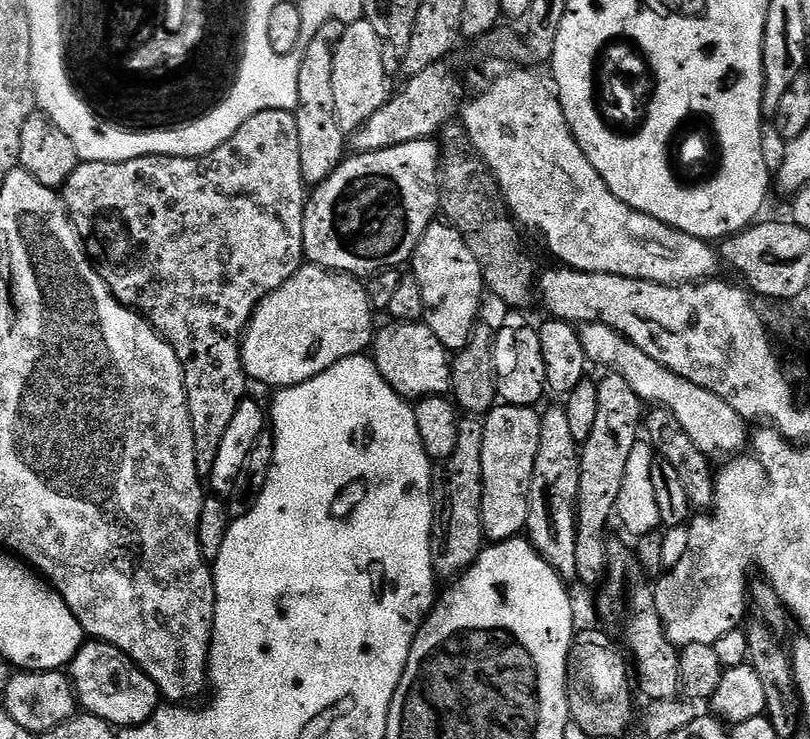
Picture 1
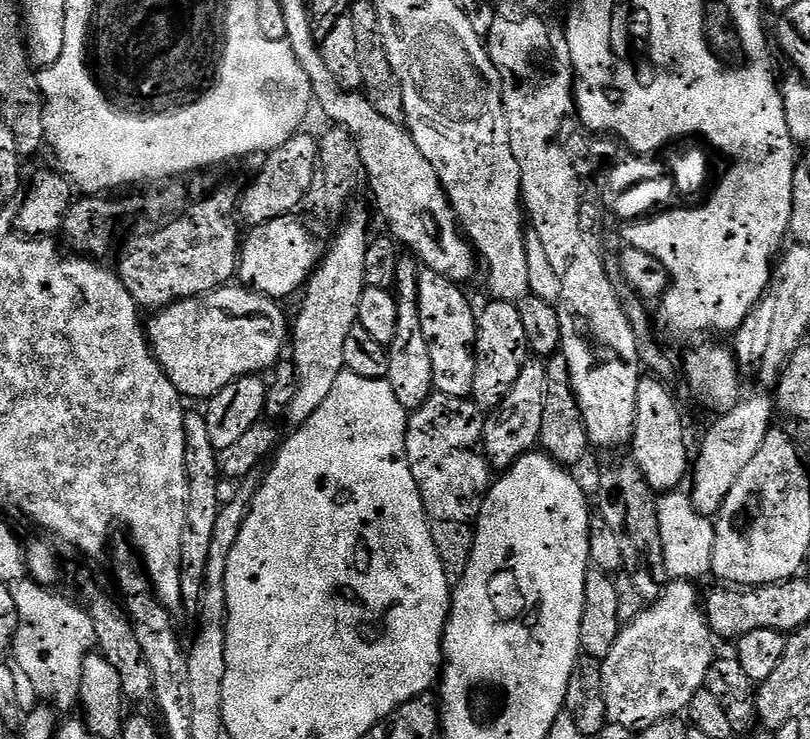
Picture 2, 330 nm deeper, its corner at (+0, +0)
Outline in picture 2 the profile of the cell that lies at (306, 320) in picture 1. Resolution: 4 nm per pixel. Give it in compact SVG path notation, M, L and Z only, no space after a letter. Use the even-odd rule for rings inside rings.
M225 286L223 288L217 288L214 292L206 292L203 296L192 296L189 300L179 300L178 303L171 304L169 308L159 309L159 311L153 315L156 317L153 318L152 325L150 323L147 325L146 331L152 350L156 354L156 360L164 367L164 373L168 375L172 385L179 390L181 397L189 398L188 396L193 396L196 400L202 399L201 401L205 398L211 398L215 396L216 393L221 392L227 384L234 382L238 378L267 373L267 368L269 368L269 370L275 369L278 364L276 359L278 359L283 352L285 355L286 345L290 340L290 316L287 316L287 314L280 309L281 305L273 300L271 296L264 296L260 292L253 292L252 289L247 286L232 287L233 286Z

